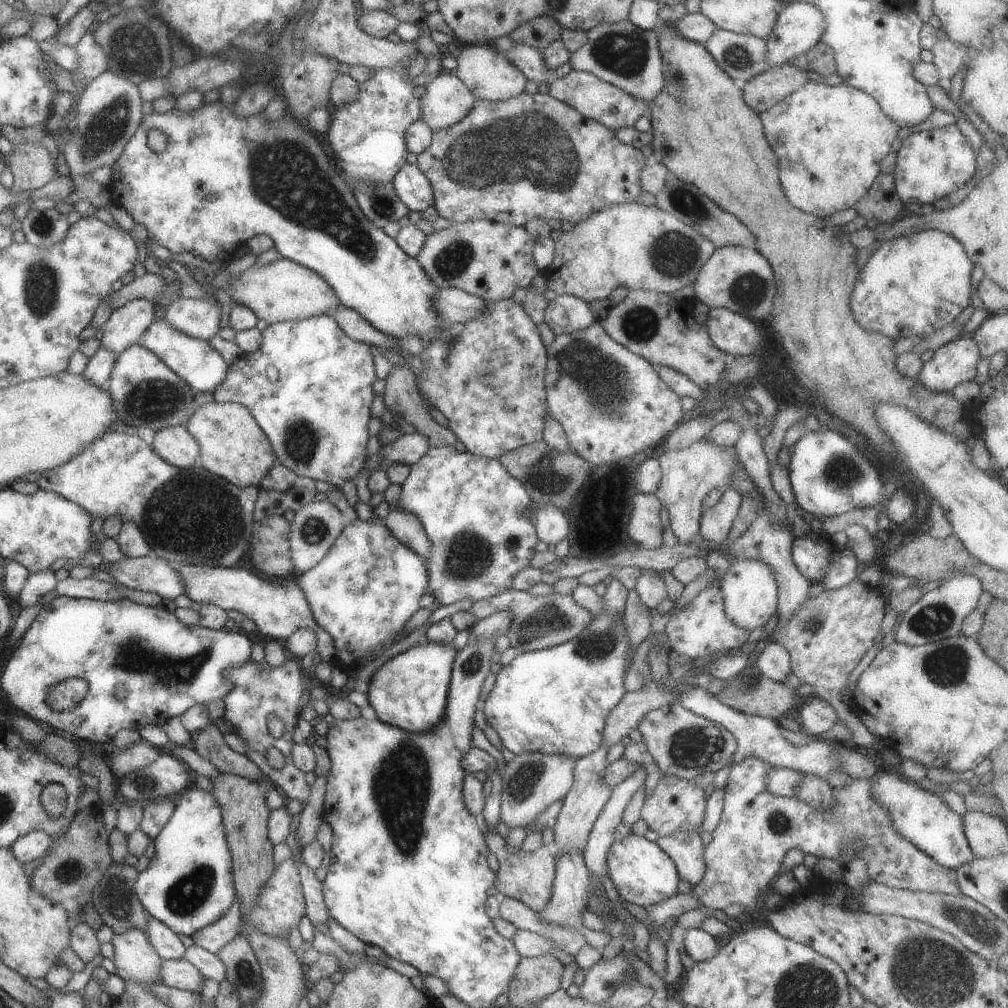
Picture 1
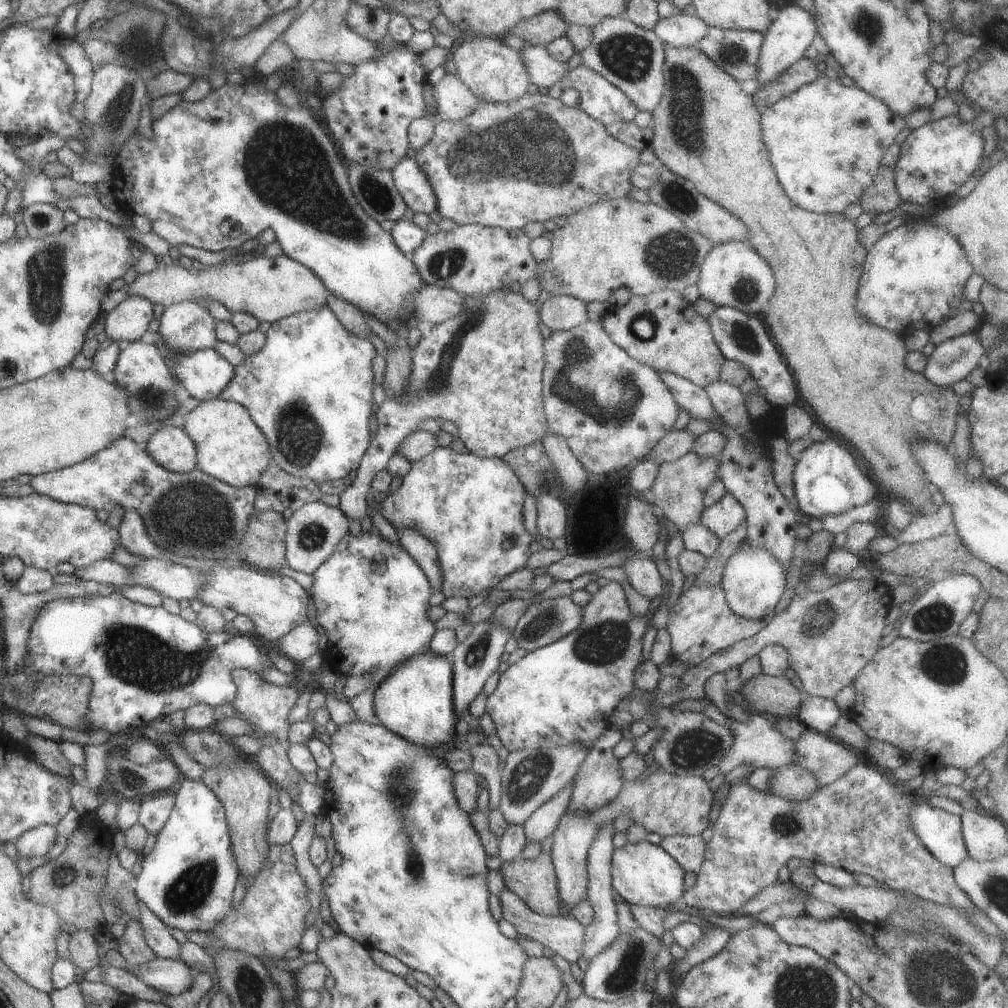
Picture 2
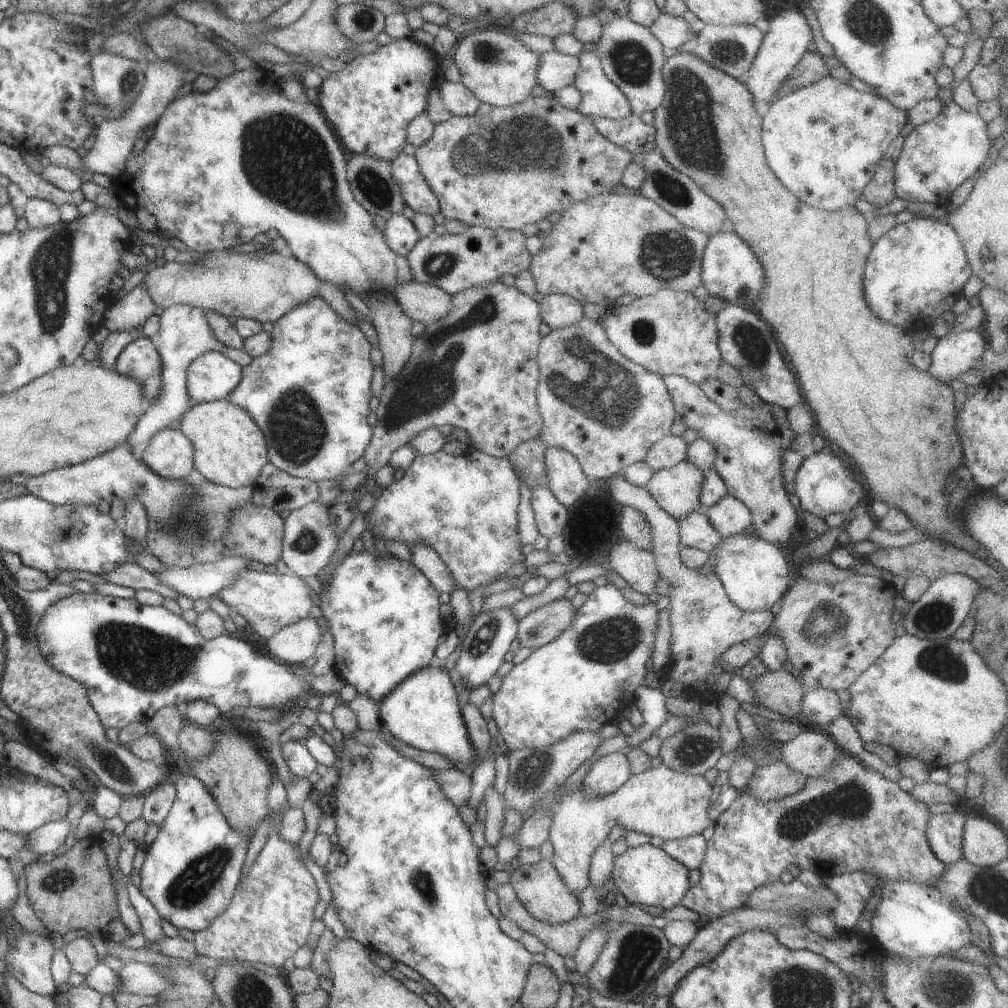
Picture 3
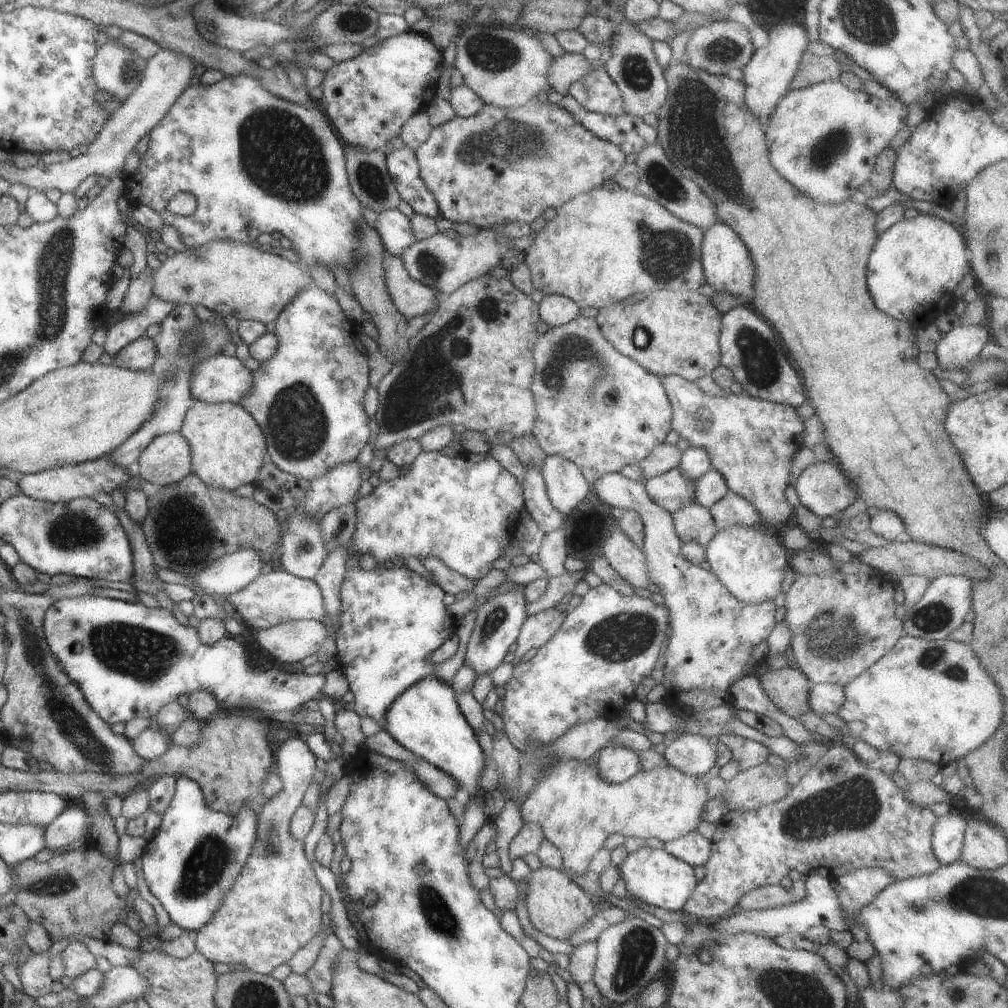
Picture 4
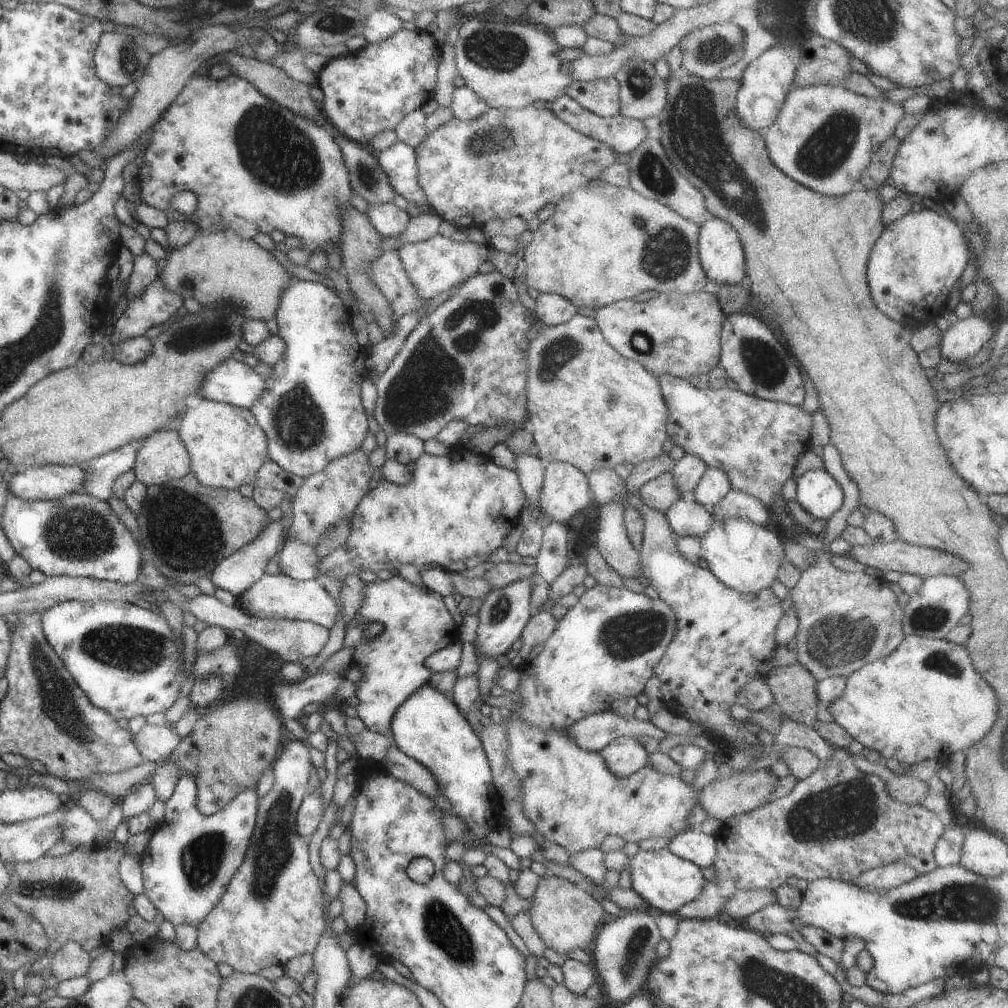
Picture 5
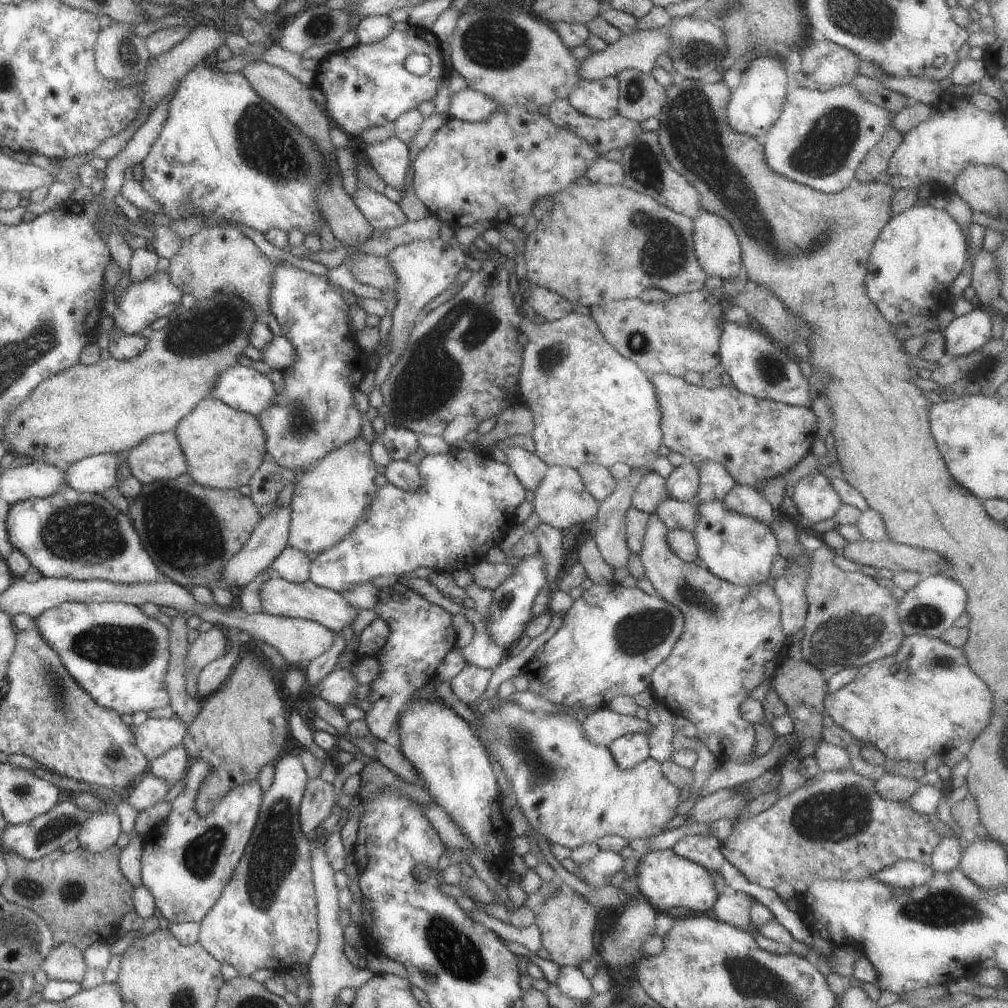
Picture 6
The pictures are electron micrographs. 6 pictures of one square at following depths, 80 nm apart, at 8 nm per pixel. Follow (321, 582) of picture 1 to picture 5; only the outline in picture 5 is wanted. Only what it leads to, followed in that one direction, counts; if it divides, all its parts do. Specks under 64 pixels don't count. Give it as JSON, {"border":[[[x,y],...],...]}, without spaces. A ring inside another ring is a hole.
{"border":[[[395,572],[387,580],[377,578],[363,582],[361,606],[344,627],[342,648],[352,647],[349,665],[361,670],[361,677],[354,682],[354,695],[359,700],[354,707],[356,717],[370,732],[389,734],[393,712],[431,678],[425,658],[459,638],[459,626],[453,623],[439,593],[415,586]],[[367,623],[377,623],[382,628],[370,639],[364,638]]]}

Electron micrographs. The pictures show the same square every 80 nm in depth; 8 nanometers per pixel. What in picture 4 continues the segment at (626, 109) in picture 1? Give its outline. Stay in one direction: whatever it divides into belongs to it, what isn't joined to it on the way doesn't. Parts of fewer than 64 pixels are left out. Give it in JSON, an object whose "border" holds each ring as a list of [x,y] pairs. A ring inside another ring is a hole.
{"border":[[[587,43],[580,53],[586,58],[588,71],[574,80],[565,94],[574,98],[586,111],[606,117],[620,117],[625,114],[620,90],[604,69],[604,59],[610,55],[608,47]]]}

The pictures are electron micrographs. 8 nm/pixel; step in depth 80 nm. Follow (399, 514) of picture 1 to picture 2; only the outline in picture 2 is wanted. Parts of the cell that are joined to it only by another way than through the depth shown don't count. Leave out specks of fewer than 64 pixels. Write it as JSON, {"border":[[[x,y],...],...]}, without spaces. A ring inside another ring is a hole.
{"border":[[[406,528],[396,530],[398,545],[421,567],[425,578],[428,578],[433,592],[438,590],[440,585],[440,570],[436,550],[420,532]]]}

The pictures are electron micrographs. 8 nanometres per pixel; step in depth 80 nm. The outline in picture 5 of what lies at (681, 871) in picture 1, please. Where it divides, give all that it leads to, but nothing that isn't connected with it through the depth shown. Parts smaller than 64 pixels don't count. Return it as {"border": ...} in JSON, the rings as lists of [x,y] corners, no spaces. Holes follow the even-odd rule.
{"border":[[[694,828],[675,835],[667,843],[666,849],[673,856],[692,862],[701,869],[712,865],[715,858],[716,842],[711,835],[701,833]]]}

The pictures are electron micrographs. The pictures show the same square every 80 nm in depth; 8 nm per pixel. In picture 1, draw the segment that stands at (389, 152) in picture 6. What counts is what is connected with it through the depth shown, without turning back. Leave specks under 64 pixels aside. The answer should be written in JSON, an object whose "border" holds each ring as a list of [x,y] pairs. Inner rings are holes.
{"border":[[[405,163],[391,179],[391,186],[408,210],[425,210],[433,204],[429,181],[415,164]]]}

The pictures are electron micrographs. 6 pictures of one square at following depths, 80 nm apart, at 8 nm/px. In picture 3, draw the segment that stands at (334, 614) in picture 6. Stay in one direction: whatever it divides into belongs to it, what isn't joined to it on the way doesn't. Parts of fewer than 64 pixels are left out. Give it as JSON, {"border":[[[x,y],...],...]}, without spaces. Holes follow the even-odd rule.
{"border":[[[245,569],[235,578],[234,582],[227,583],[219,592],[215,593],[215,598],[219,598],[231,611],[242,616],[247,626],[261,636],[269,638],[280,628],[289,626],[298,620],[309,616],[311,606],[317,605],[319,596],[309,588],[302,578],[289,574],[264,573]]]}

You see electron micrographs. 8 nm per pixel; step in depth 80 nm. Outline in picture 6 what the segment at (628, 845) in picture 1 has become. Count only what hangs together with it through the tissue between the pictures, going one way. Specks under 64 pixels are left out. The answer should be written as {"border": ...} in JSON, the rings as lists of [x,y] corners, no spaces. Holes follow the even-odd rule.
{"border":[[[671,849],[650,851],[637,856],[636,886],[639,896],[643,897],[657,912],[667,909],[685,907],[693,914],[708,914],[711,905],[718,897],[713,889],[712,873],[694,862],[685,860],[672,853]]]}

